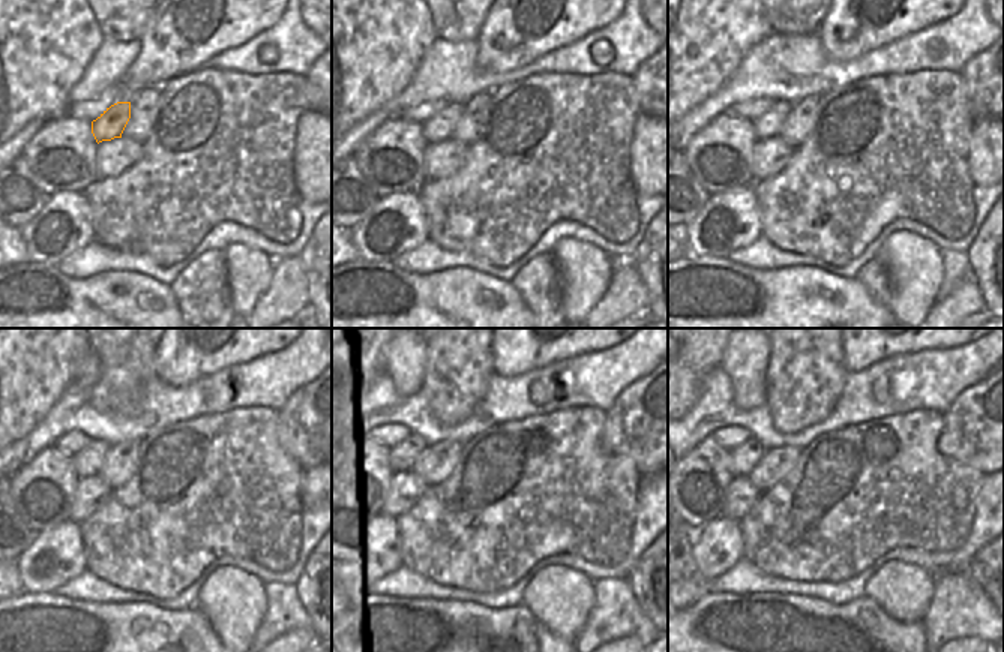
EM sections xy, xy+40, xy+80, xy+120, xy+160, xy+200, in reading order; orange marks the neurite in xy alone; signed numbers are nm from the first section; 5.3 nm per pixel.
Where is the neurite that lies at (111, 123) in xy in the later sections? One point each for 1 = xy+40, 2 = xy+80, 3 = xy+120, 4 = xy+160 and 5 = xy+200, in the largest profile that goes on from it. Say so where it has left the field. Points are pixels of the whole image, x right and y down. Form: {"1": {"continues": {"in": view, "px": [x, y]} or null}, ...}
{"1": {"continues": {"in": "xy+40", "px": [438, 128]}}, "2": {"continues": {"in": "xy+80", "px": [769, 125]}}, "3": {"continues": {"in": "xy+120", "px": [87, 462]}}, "4": {"continues": {"in": "xy+160", "px": [405, 454]}}, "5": {"continues": {"in": "xy+200", "px": [743, 457]}}}

